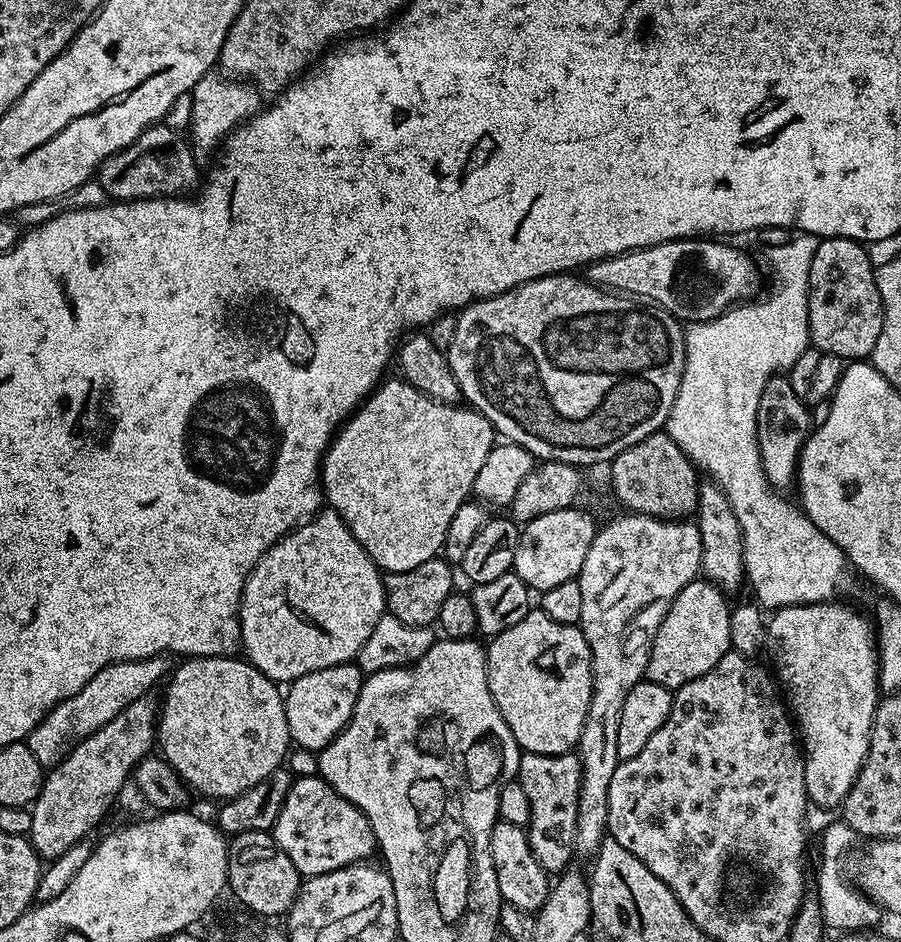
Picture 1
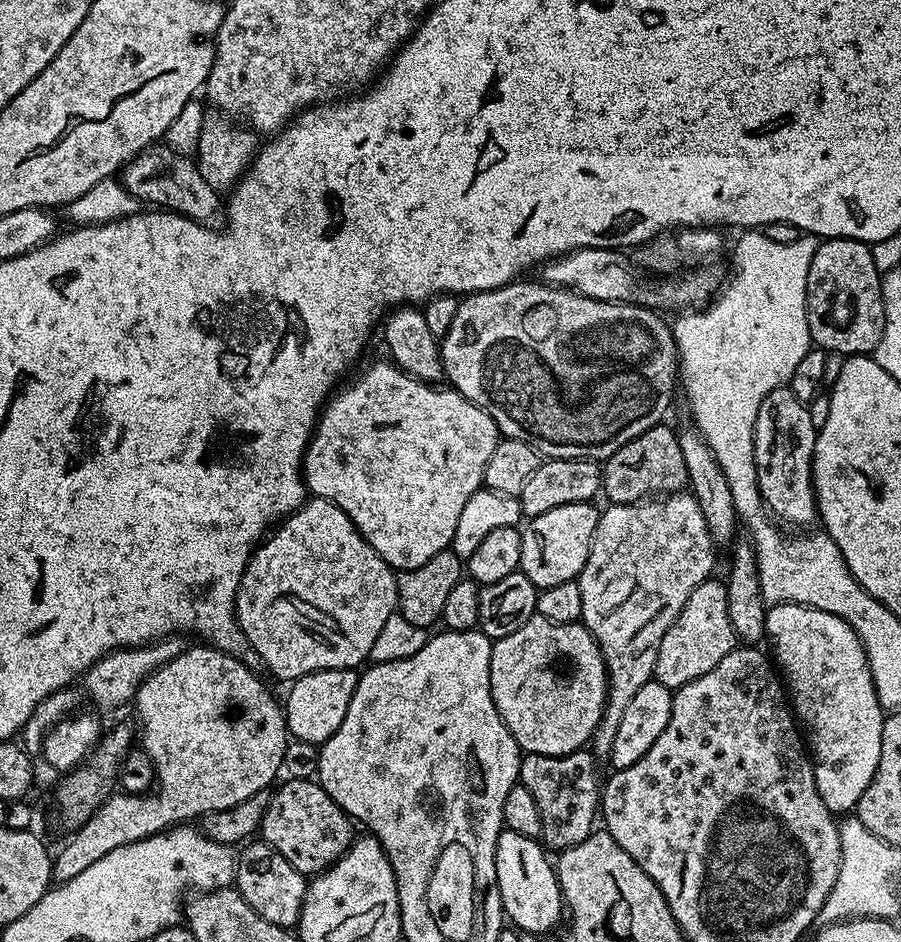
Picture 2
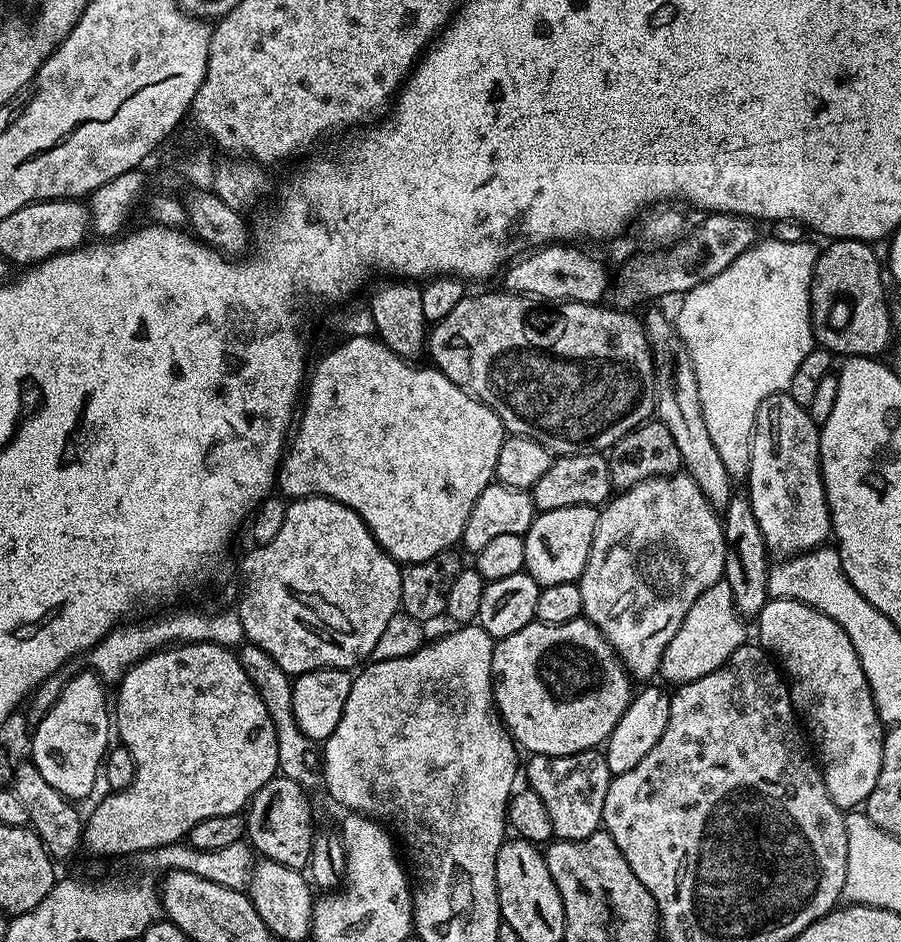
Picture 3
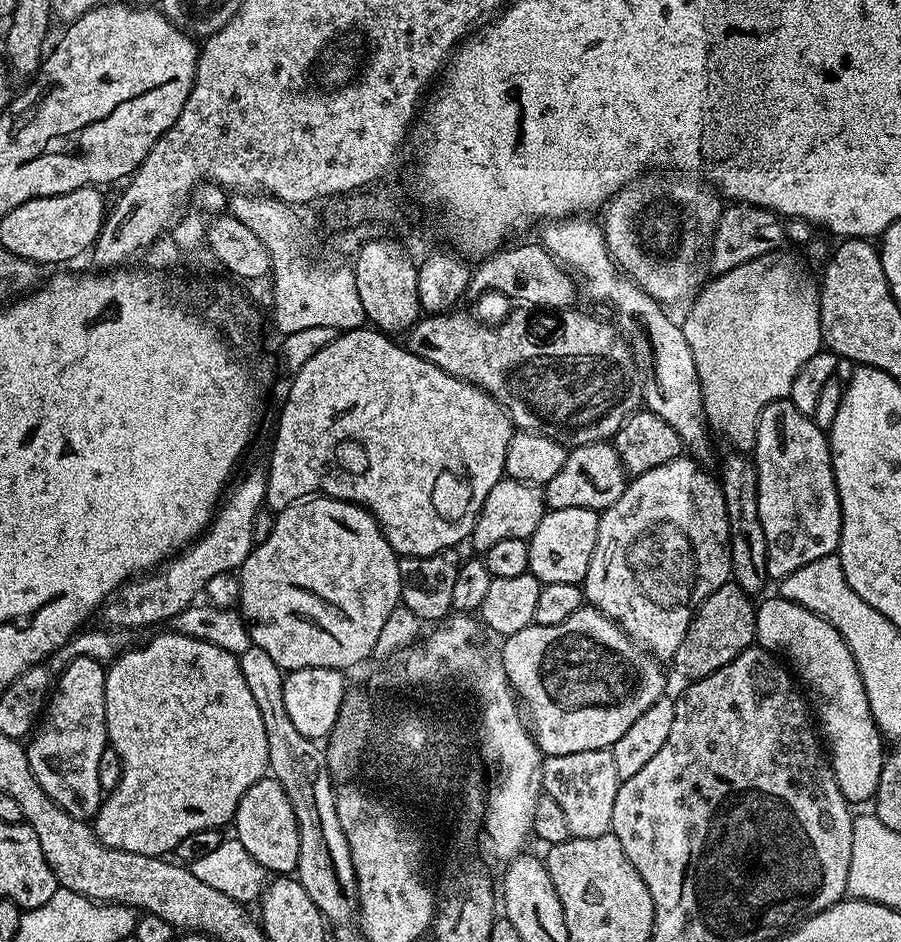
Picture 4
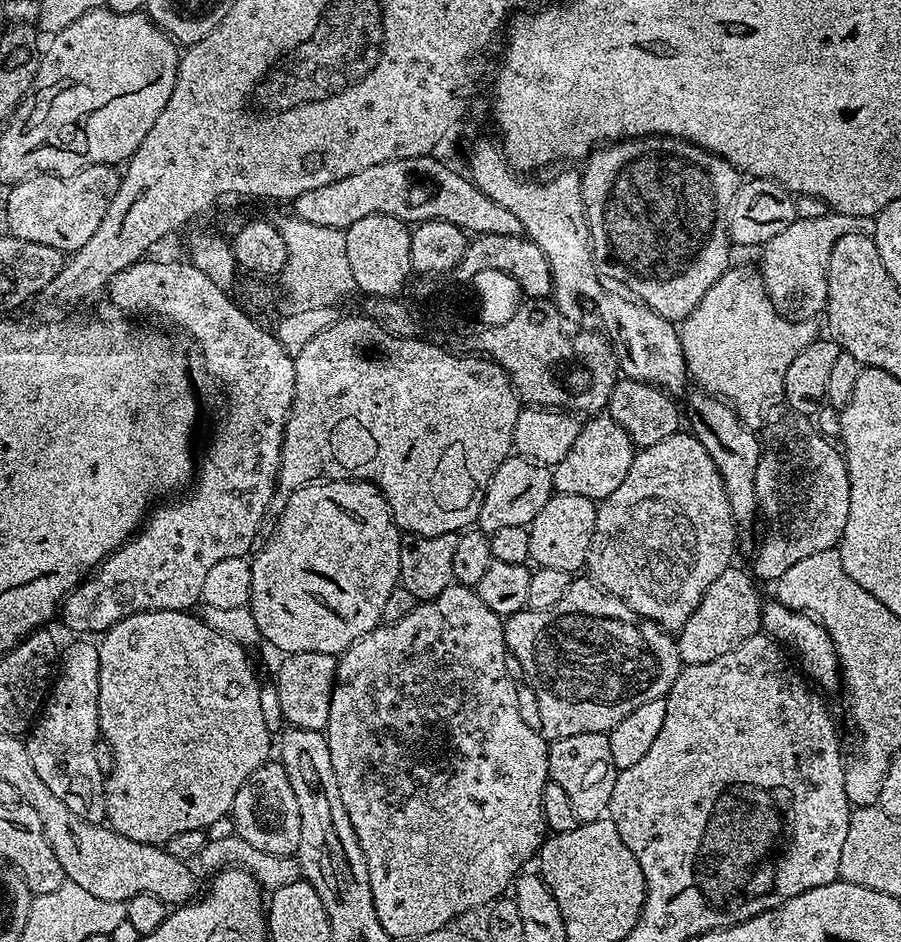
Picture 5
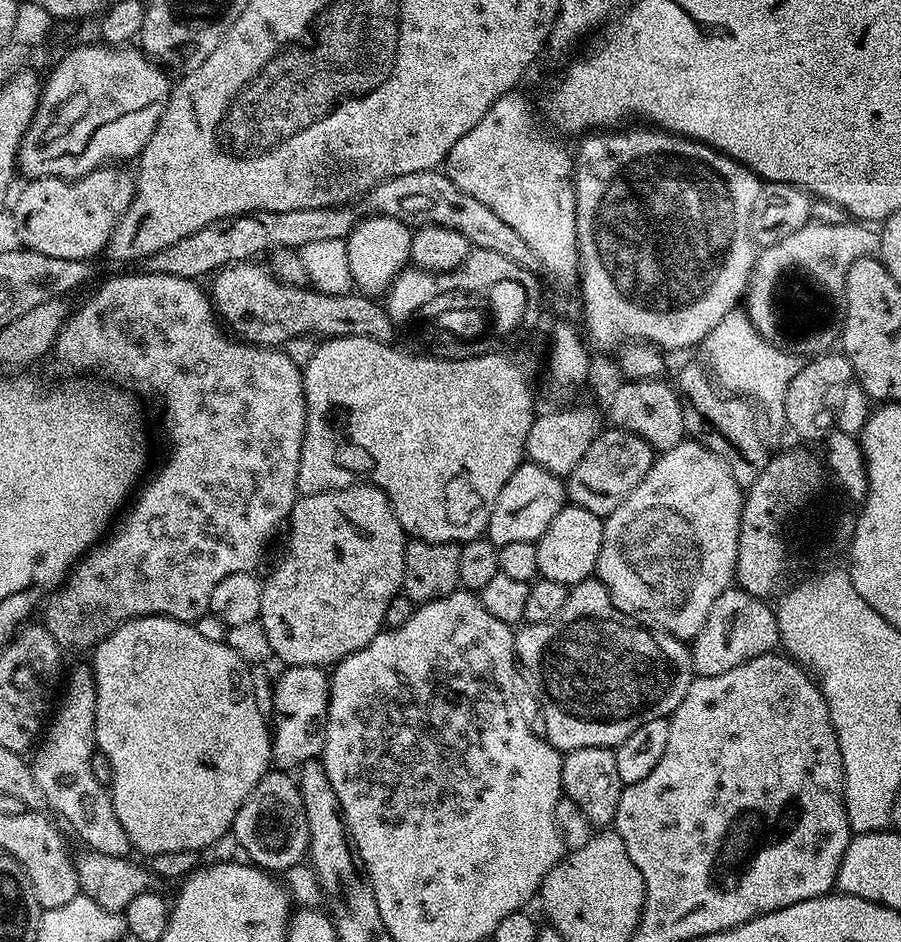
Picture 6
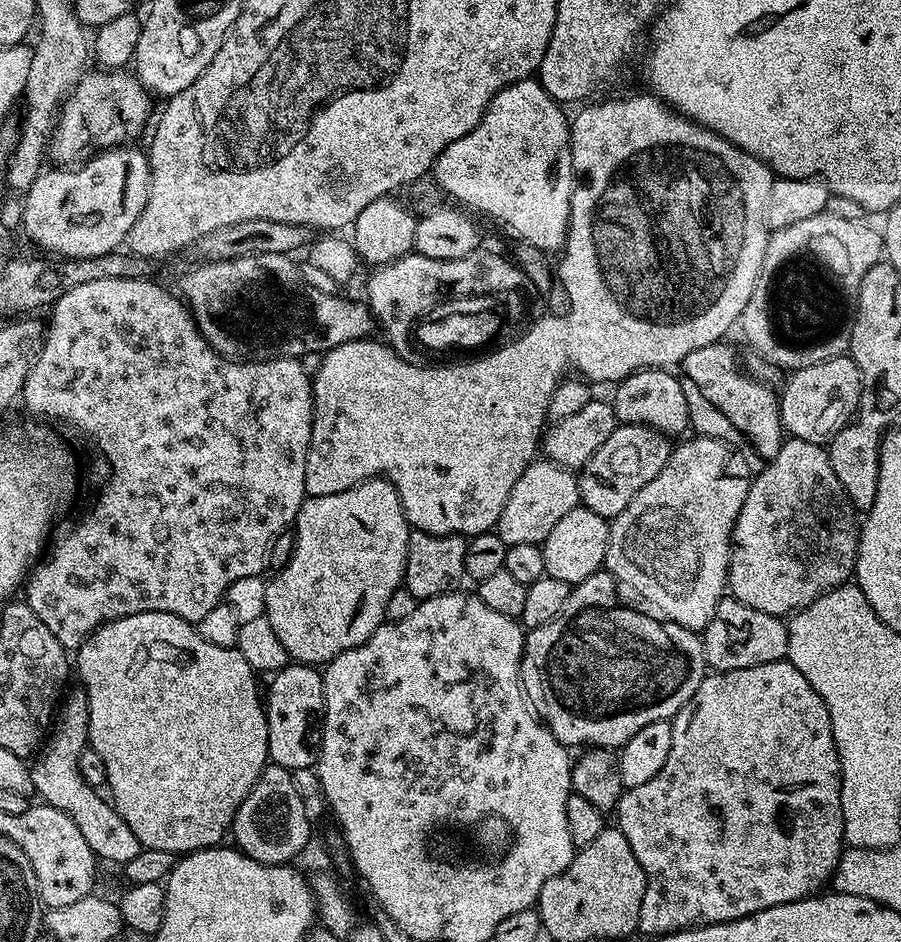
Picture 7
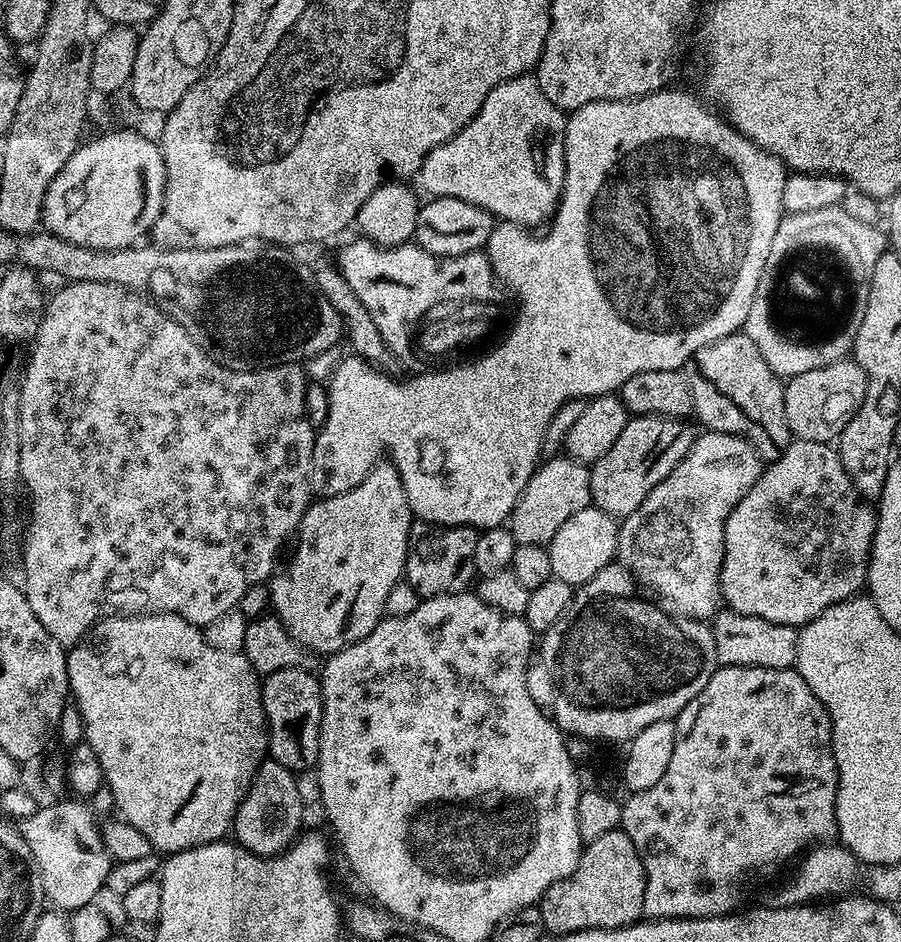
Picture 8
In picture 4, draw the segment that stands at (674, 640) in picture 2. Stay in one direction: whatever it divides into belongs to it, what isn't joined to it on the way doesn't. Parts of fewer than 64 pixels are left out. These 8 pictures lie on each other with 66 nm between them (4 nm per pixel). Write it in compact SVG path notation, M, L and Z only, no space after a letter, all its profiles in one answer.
M731 582L718 586L696 609L682 646L672 655L671 663L676 664L676 672L685 676L685 681L700 680L717 672L726 662L730 662L745 648L753 647L756 639L756 609L753 597Z

